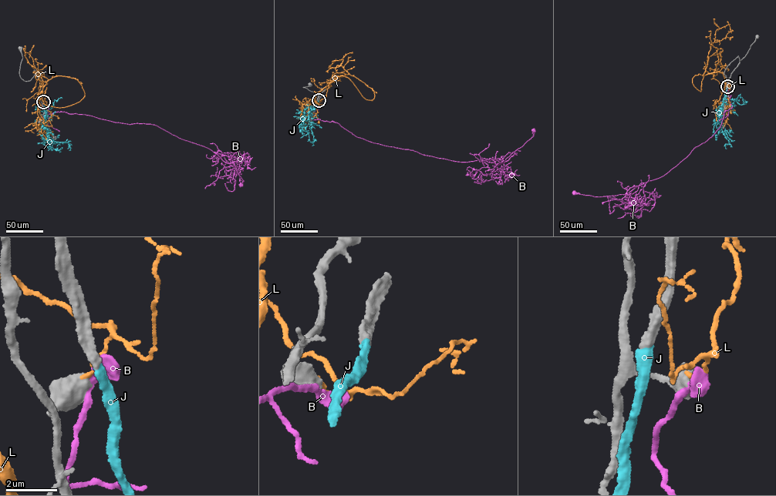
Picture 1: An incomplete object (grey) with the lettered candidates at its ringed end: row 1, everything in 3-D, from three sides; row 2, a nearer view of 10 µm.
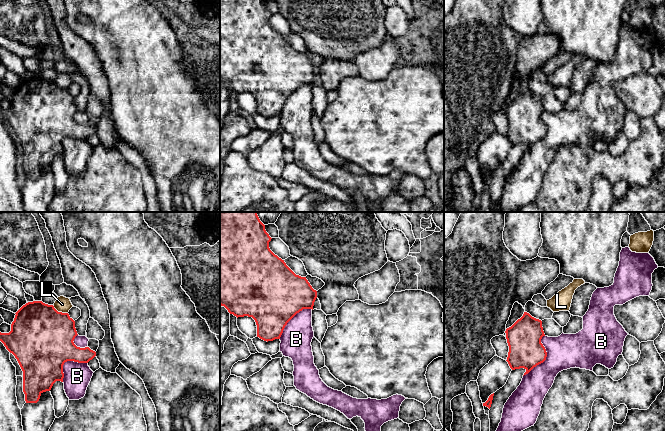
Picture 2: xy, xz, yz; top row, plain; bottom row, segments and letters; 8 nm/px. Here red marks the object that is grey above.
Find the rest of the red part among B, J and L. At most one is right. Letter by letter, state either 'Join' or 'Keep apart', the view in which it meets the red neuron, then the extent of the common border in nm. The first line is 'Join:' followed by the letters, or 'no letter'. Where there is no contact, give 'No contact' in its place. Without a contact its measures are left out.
Join: J
B: Keep apart. Touches red in yz. Shared border 380 nm
J: Join. No contact
L: Keep apart. Touches red in xy. Shared border 140 nm

